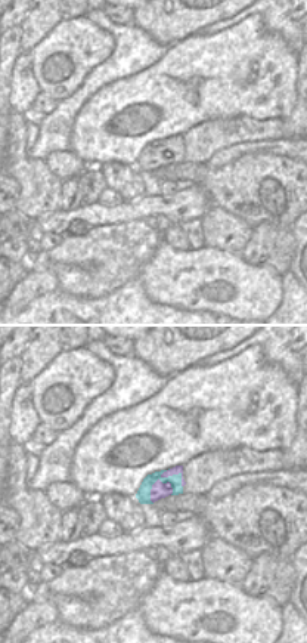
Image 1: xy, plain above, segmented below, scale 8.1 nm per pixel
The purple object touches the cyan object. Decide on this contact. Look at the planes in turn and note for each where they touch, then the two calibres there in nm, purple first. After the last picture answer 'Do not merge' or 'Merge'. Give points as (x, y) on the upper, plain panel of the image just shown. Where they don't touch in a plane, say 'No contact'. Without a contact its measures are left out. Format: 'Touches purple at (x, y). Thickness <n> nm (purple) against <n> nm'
Touches purple at (157, 150). Thickness 130 nm (purple) against 120 nm

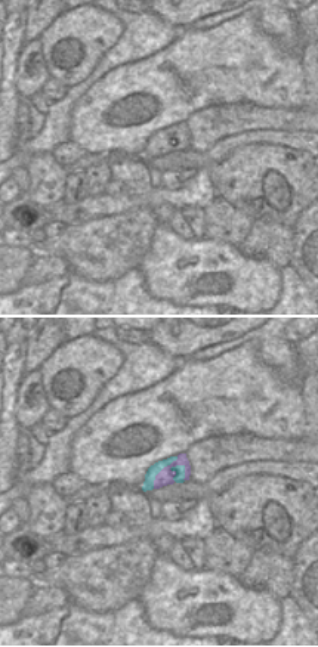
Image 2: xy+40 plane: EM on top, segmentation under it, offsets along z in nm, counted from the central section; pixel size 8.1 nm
Touches purple at (160, 141). Thickness 130 nm (purple) against 80 nm

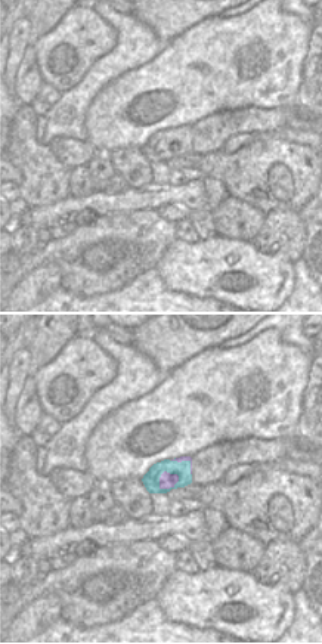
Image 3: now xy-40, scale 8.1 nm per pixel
Touches purple at (170, 155). Thickness 130 nm (purple) against 140 nm

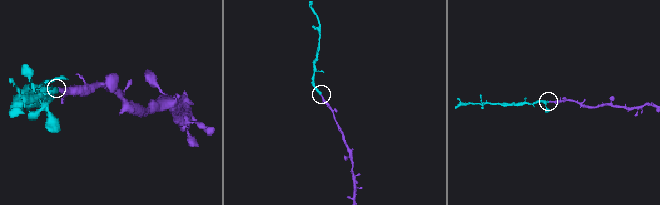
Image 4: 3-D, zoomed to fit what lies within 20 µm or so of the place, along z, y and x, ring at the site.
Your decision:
Merge

